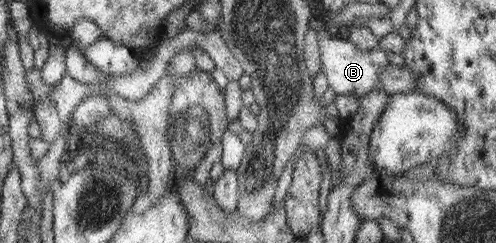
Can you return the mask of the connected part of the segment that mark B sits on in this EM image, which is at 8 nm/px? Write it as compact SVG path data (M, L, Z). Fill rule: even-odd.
M315 29L320 35L320 47L322 58L322 70L327 77L328 86L332 88L335 95L365 96L376 90L382 90L381 73L391 66L389 53L383 47L377 47L374 51L362 51L352 43L350 39L335 39L326 29Z

